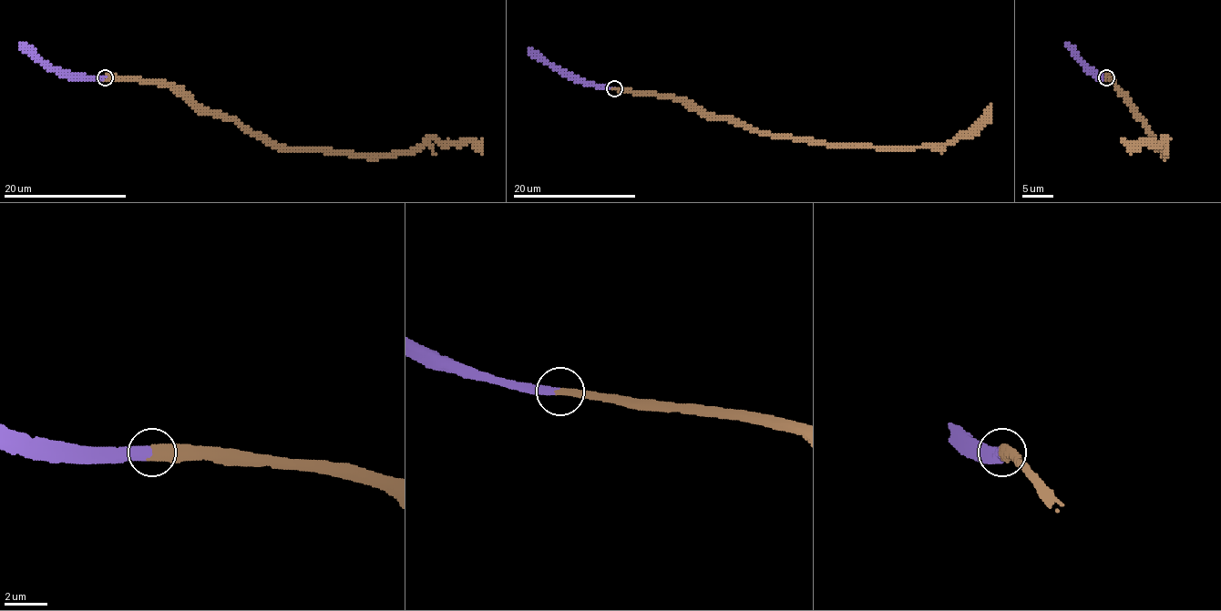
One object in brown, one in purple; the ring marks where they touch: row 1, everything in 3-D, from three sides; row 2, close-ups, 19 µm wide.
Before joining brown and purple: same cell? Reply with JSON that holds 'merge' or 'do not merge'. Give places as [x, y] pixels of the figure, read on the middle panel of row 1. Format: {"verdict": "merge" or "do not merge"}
{"verdict": "merge"}

